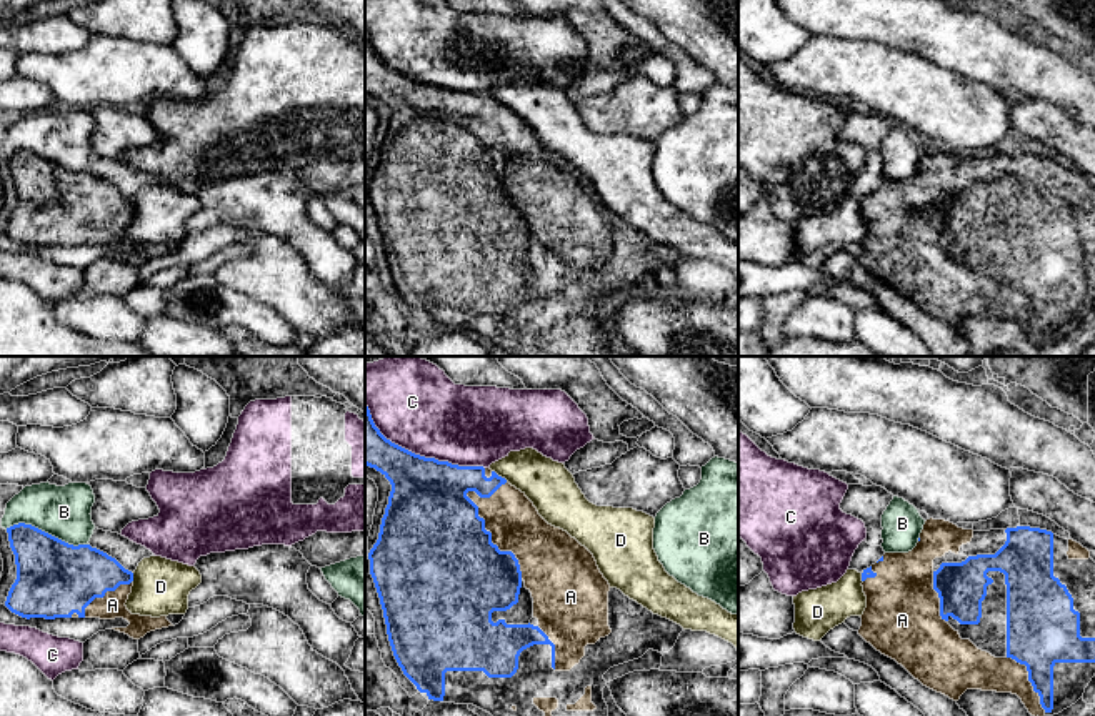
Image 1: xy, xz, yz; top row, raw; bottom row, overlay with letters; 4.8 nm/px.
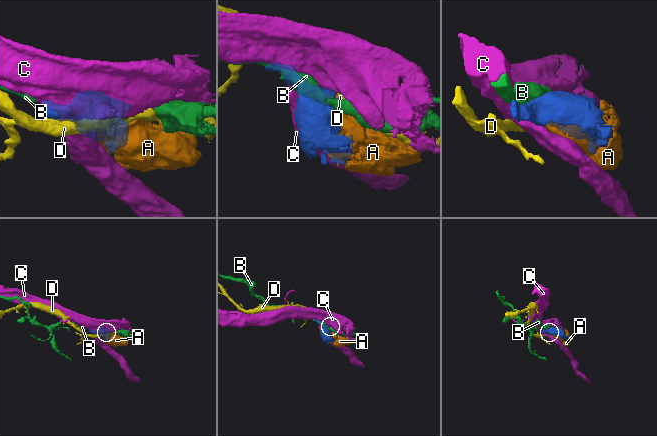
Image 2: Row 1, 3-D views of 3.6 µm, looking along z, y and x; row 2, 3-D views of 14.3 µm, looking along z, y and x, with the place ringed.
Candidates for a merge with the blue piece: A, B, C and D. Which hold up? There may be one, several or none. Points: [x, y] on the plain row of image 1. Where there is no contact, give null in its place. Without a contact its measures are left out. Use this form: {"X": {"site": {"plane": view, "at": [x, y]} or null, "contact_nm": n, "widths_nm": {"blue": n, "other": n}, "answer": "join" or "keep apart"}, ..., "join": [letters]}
{"A": {"site": {"plane": "xz", "at": [490, 165]}, "contact_nm": 500, "widths_nm": {"blue": 500, "other": 260}, "answer": "join"}, "B": {"site": {"plane": "xy", "at": [47, 160]}, "contact_nm": 400, "widths_nm": {"blue": 360, "other": 260}, "answer": "keep apart"}, "C": {"site": {"plane": "xz", "at": [417, 82]}, "contact_nm": 650, "widths_nm": {"blue": 380, "other": 400}, "answer": "keep apart"}, "D": {"site": {"plane": "xz", "at": [500, 104]}, "contact_nm": 90, "widths_nm": {"blue": 190, "other": 240}, "answer": "keep apart"}, "join": ["A"]}

